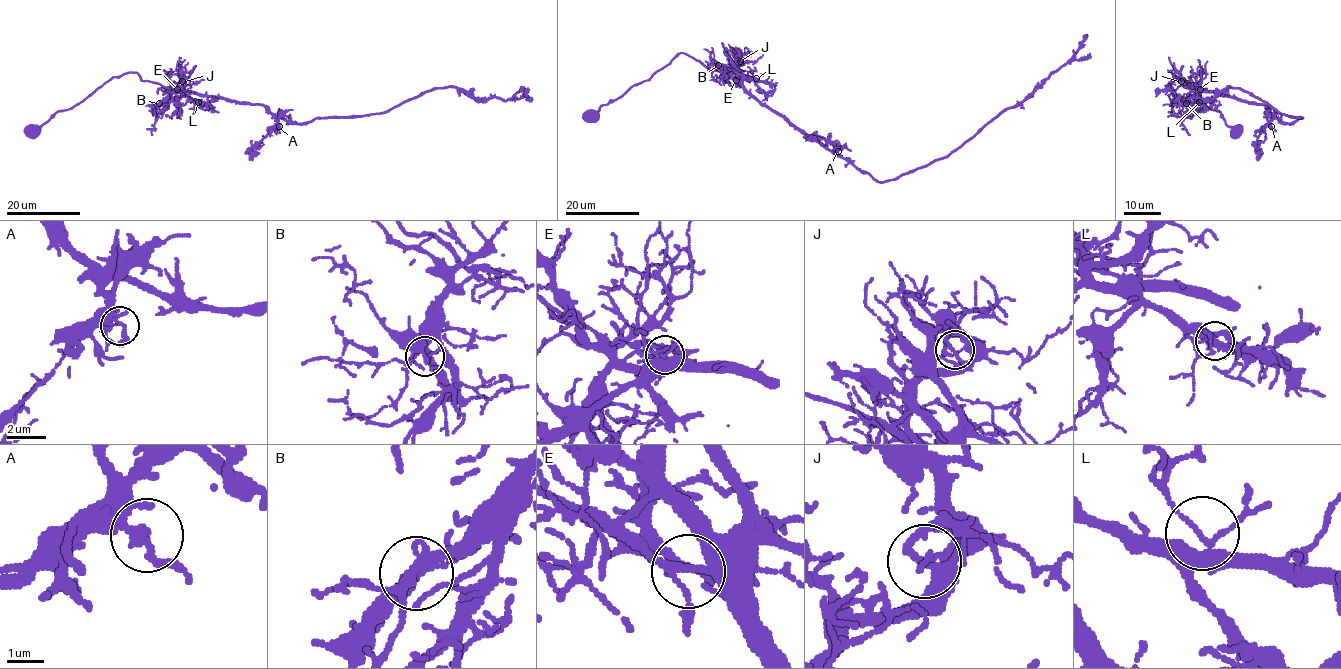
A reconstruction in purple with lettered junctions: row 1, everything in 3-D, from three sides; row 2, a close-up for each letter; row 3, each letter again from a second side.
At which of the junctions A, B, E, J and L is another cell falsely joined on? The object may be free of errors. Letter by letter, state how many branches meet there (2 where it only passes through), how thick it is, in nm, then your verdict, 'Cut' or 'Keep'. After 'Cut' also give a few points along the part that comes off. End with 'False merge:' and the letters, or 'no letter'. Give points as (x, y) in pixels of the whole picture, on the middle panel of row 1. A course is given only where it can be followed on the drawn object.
A: Branches: 2. Thickness 180 nm. Keep
B: Branches: 3. Thickness 320 nm. Keep
E: Branches: 3. Thickness 180 nm. Keep
J: Branches: 2. Thickness 180 nm. Keep
L: Branches: 4. Thickness 200 nm. Keep
False merge: no letter

